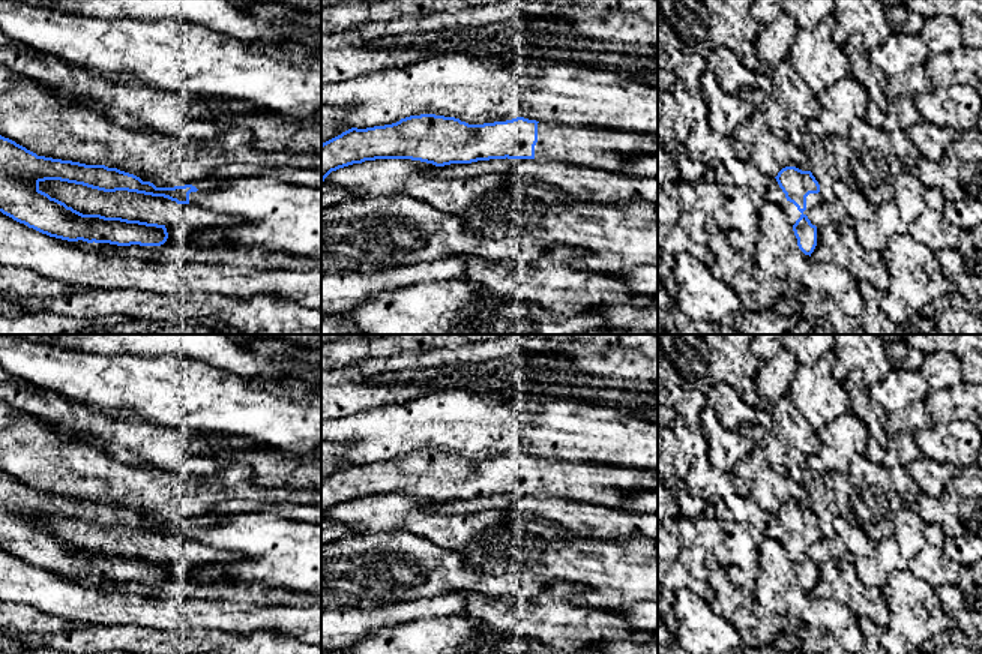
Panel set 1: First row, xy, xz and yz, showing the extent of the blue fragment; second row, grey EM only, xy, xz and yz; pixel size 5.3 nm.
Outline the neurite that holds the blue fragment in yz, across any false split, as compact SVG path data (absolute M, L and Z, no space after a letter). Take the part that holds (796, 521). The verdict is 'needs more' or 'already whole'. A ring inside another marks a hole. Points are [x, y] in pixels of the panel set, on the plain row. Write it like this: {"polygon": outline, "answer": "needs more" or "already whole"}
{"polygon": "M796 502L782 504L775 514L787 534L782 544L793 561L797 582L811 592L817 582L817 562L808 555L808 548L823 538L820 520L811 507Z", "answer": "needs more"}

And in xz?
{"polygon": "M420 450L366 465L351 464L321 480L321 519L339 504L375 495L411 495L435 502L489 495L568 498L629 512L625 496L658 490L658 471L517 453L468 460Z", "answer": "needs more"}

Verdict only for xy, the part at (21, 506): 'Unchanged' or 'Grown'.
Grown

